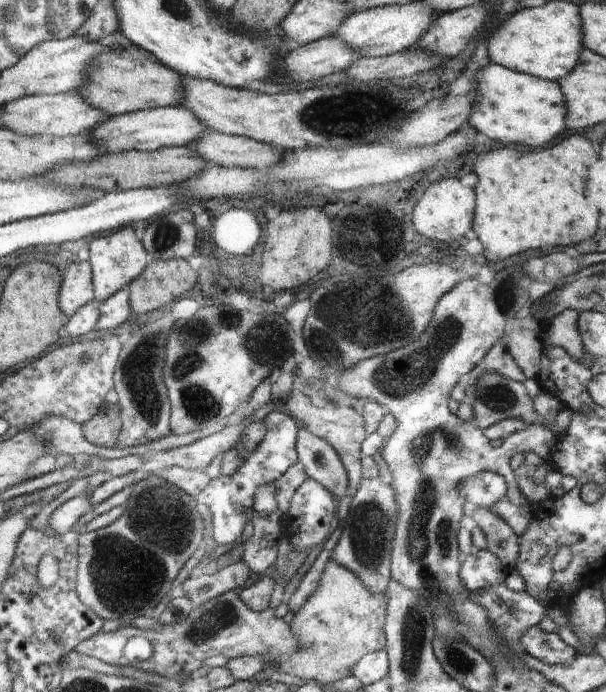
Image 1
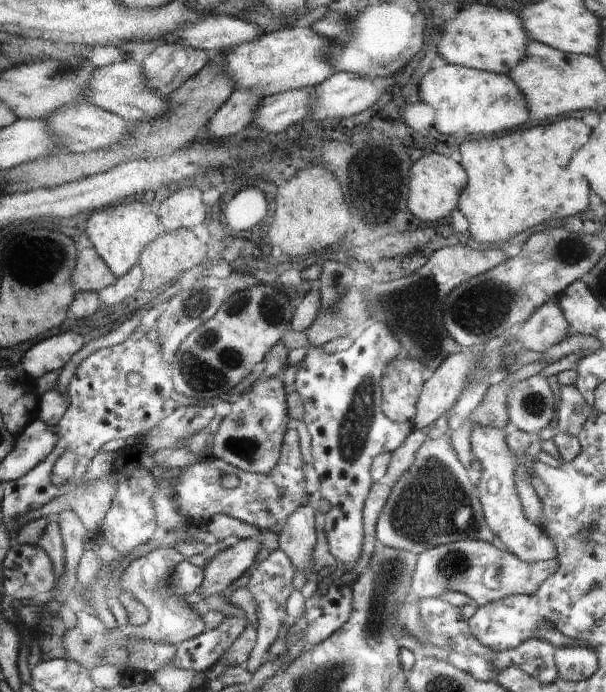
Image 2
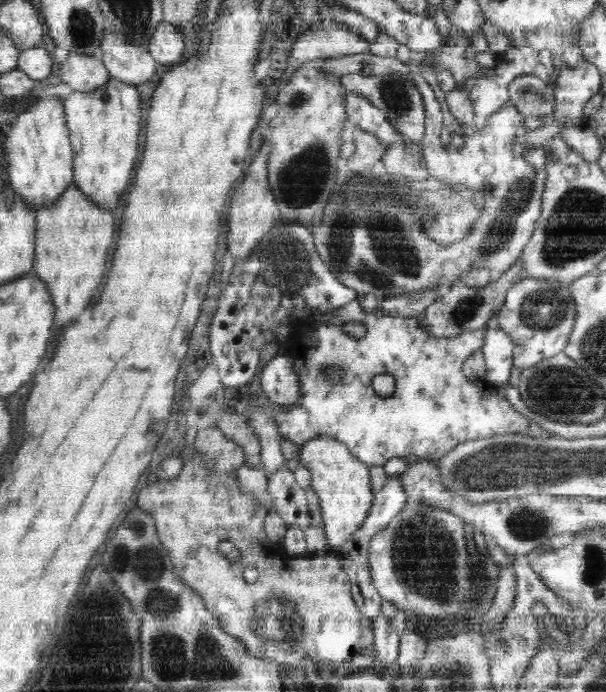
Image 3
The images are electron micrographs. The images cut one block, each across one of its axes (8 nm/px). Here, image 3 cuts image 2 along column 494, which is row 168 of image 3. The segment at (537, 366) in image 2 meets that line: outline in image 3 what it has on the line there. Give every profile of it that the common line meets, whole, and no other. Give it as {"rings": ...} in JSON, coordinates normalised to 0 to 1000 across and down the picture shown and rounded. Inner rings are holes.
{"rings":[[[682,205],[652,207],[639,212],[629,233],[644,251],[662,251],[672,260],[706,260],[696,214]]]}

